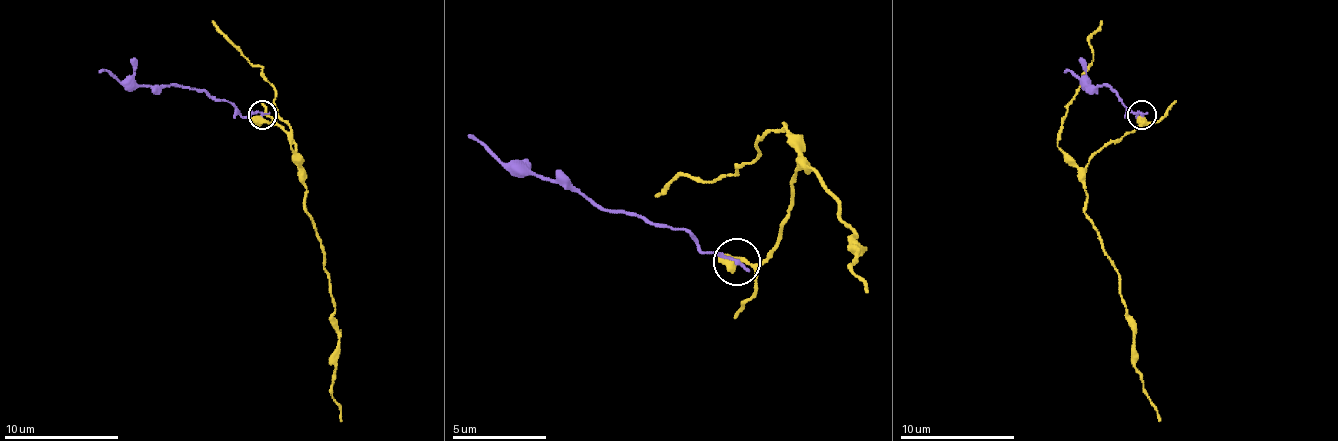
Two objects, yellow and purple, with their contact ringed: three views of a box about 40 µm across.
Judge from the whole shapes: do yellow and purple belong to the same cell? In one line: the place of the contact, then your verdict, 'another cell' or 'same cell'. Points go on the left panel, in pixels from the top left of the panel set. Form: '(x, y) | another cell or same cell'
(262, 115) | another cell

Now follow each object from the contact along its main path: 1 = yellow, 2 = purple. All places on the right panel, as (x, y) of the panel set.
1: (1142, 116), (1131, 133), (1108, 141), (1088, 161), (1085, 213), (1119, 276), (1134, 333), (1134, 367), (1159, 421)
2: (1142, 116), (1137, 116), (1122, 104), (1108, 84), (1085, 84), (1071, 70), (1065, 73)

